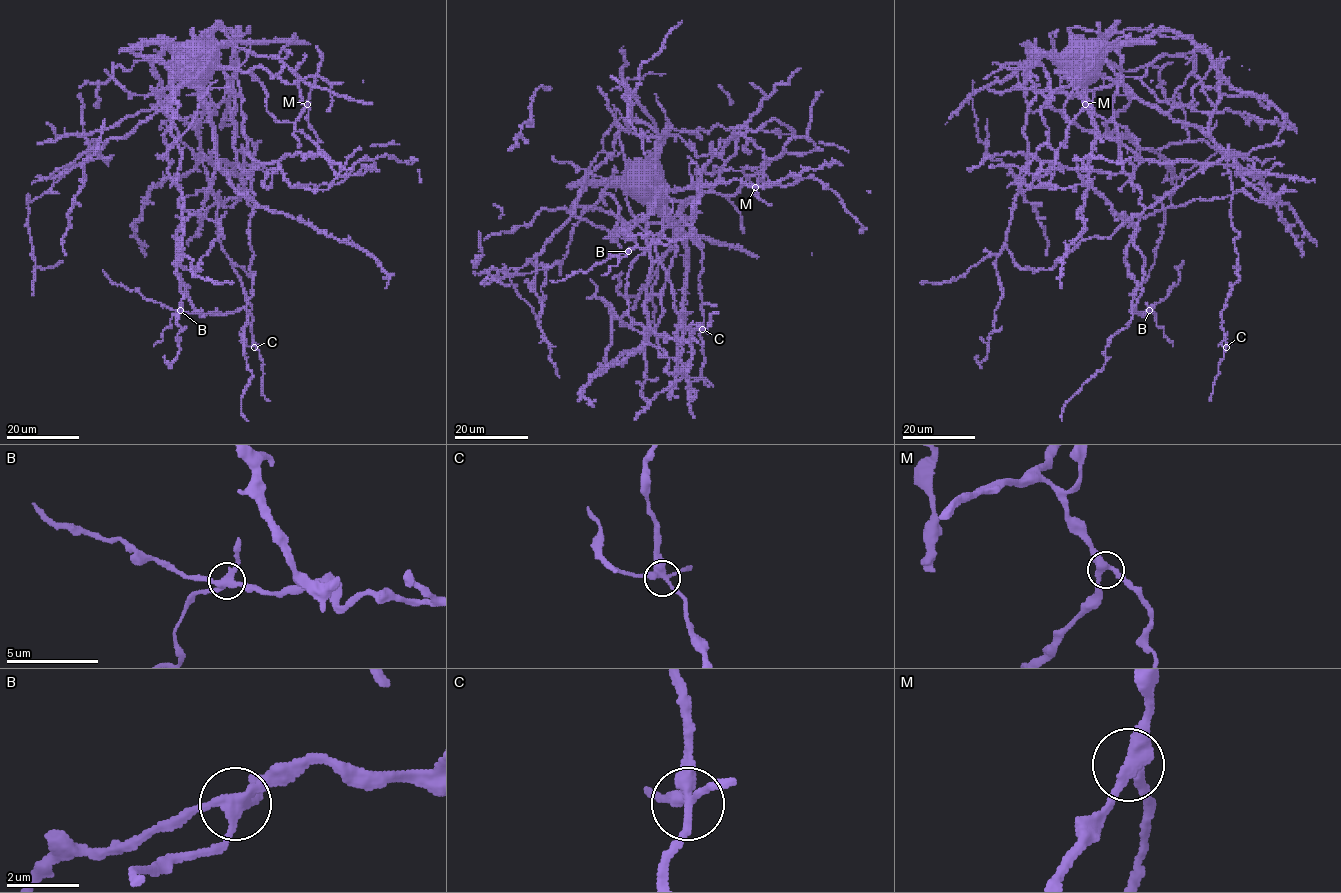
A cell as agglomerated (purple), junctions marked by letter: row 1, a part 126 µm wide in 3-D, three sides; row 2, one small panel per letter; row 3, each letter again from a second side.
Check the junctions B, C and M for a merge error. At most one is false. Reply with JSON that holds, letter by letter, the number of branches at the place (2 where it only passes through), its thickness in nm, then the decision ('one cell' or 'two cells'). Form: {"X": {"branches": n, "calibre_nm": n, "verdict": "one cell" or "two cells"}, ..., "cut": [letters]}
{"B": {"branches": 4, "calibre_nm": 320, "verdict": "two cells"}, "C": {"branches": 4, "calibre_nm": 320, "verdict": "one cell"}, "M": {"branches": 3, "calibre_nm": 360, "verdict": "one cell"}, "cut": ["B"]}

